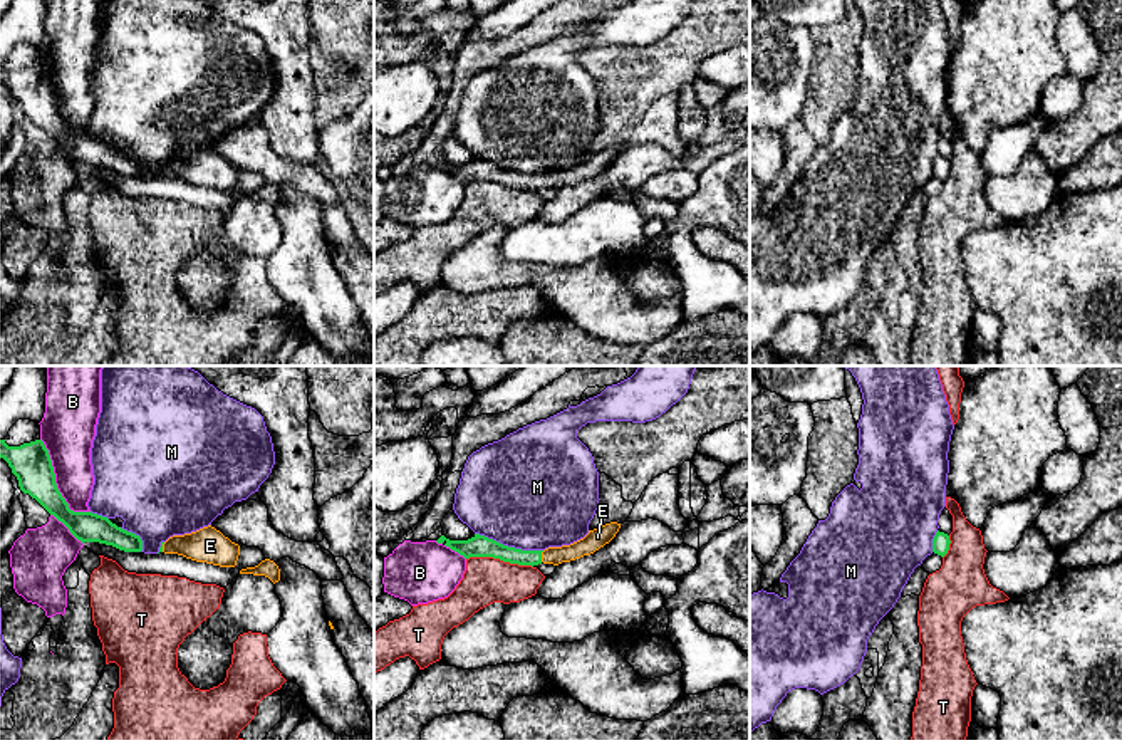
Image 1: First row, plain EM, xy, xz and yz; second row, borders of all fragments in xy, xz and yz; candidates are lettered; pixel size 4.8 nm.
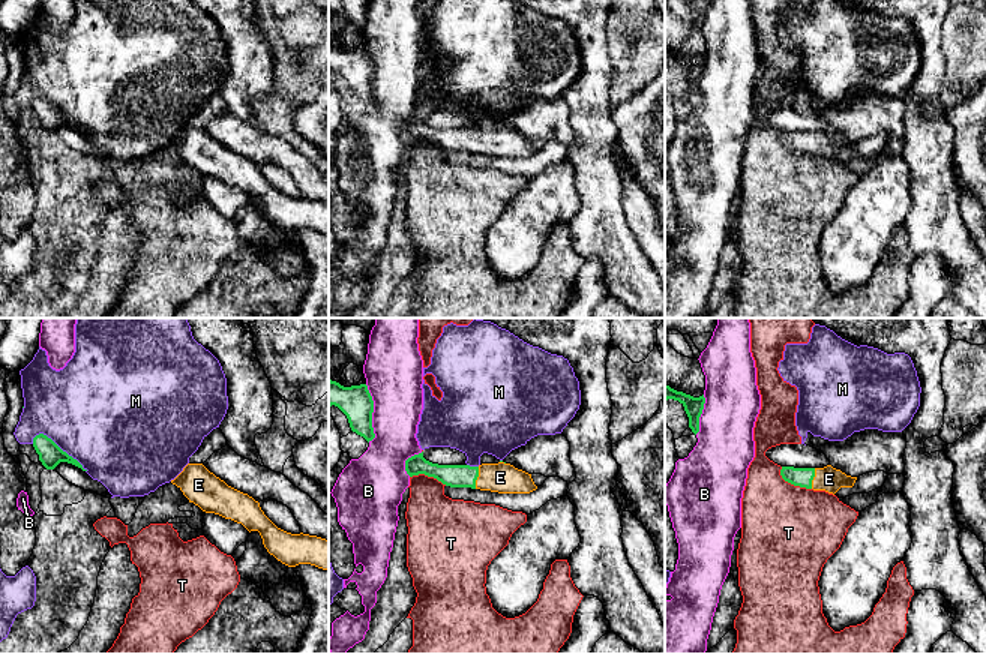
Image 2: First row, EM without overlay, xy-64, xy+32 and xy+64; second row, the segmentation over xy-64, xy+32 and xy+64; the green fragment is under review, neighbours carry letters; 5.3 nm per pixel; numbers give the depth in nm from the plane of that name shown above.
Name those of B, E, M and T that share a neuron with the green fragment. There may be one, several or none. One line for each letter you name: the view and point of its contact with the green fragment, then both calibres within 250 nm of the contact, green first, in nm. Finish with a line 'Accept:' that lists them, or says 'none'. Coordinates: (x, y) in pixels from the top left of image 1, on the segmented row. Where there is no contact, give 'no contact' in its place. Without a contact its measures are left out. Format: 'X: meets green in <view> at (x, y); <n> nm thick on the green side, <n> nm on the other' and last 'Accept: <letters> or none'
E: meets green in xz at (540, 556); 90 nm thick on the green side, 90 nm on the other
Accept: E

